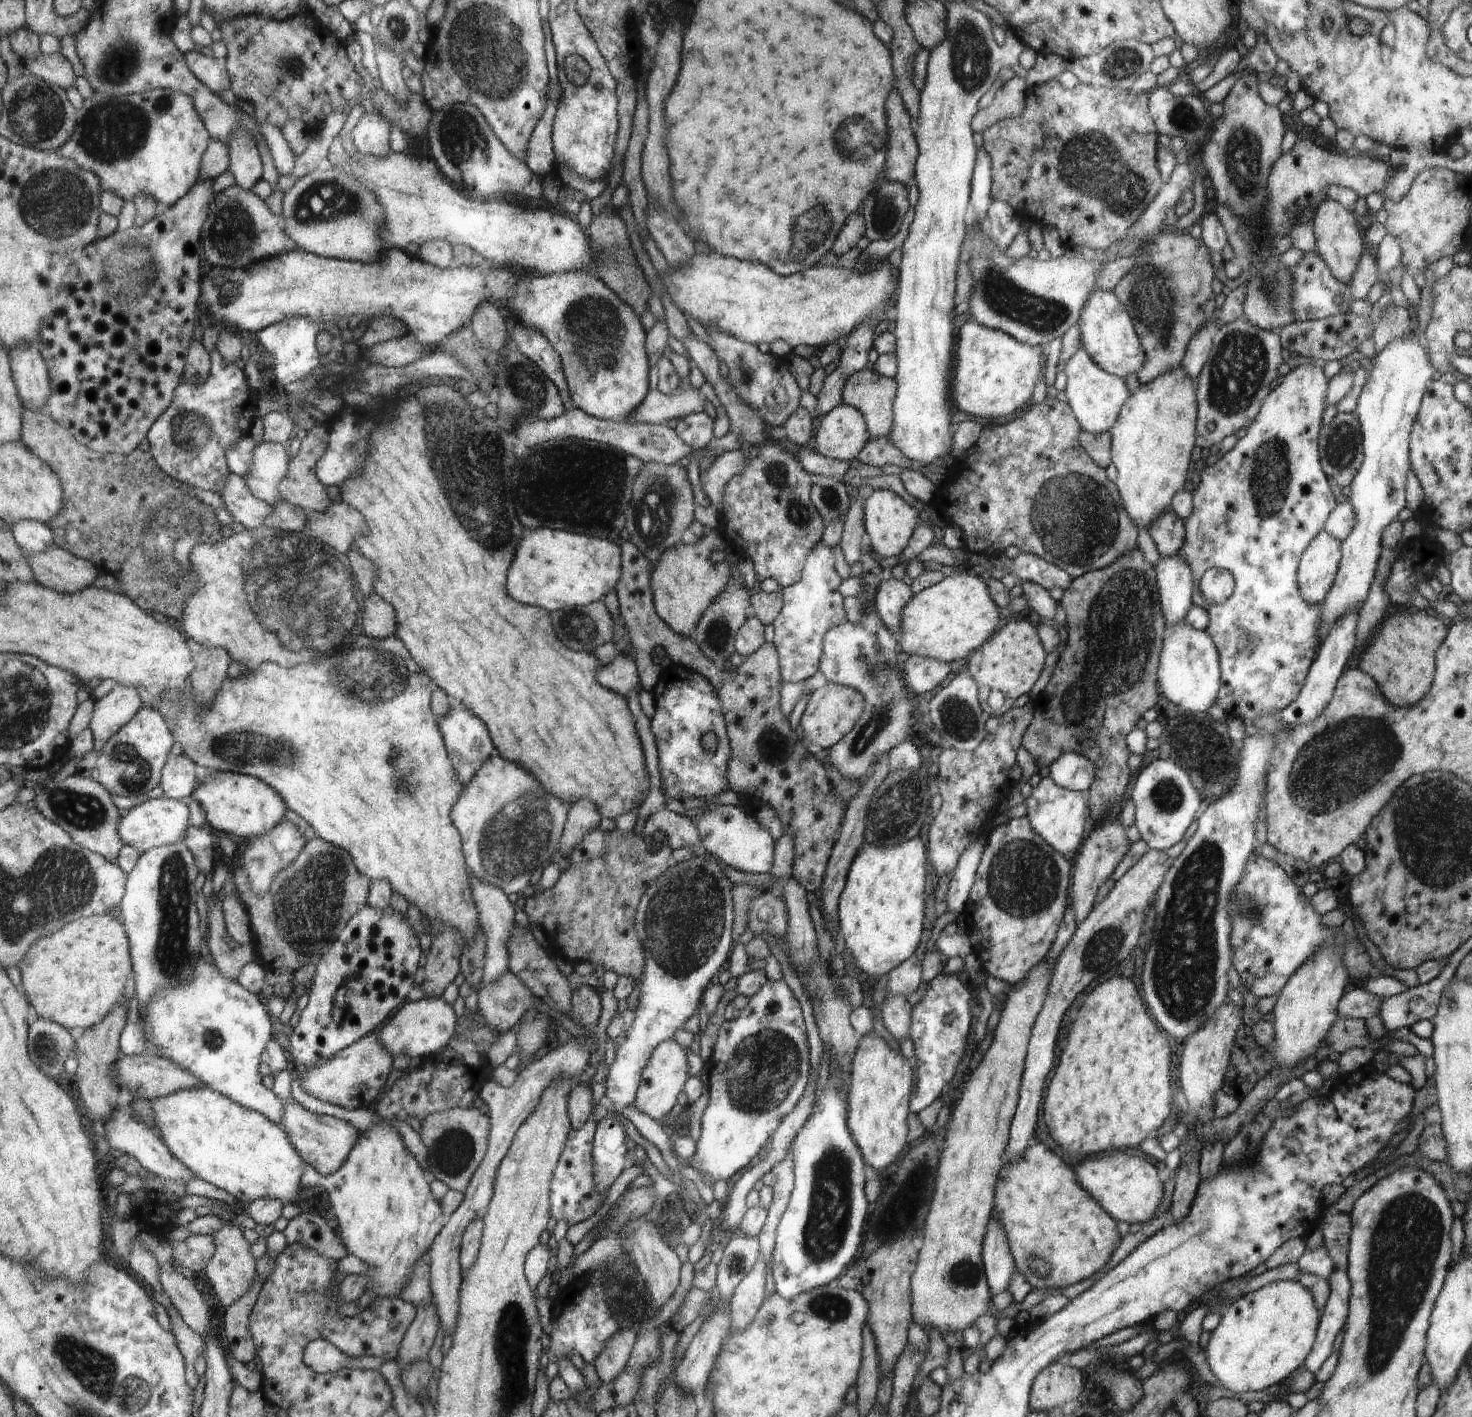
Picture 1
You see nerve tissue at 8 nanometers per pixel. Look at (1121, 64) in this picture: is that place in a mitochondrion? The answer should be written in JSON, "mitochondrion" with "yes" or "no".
{"mitochondrion":"yes"}

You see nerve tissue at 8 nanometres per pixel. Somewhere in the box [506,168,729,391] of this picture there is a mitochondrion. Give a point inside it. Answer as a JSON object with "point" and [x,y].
{"point":[596,326]}

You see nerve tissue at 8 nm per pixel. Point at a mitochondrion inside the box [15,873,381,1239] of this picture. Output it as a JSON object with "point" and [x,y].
{"point":[44,1044]}

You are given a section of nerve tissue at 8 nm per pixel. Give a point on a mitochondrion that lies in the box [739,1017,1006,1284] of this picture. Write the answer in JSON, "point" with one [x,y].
{"point":[830,1213]}

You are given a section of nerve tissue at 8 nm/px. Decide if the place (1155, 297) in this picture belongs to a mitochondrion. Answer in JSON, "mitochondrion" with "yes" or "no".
{"mitochondrion":"yes"}

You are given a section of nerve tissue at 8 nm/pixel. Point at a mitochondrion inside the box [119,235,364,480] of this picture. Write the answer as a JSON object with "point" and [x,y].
{"point":[192,429]}

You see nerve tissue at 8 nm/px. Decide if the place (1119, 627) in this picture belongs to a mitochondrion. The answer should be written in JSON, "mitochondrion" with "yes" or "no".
{"mitochondrion":"yes"}

